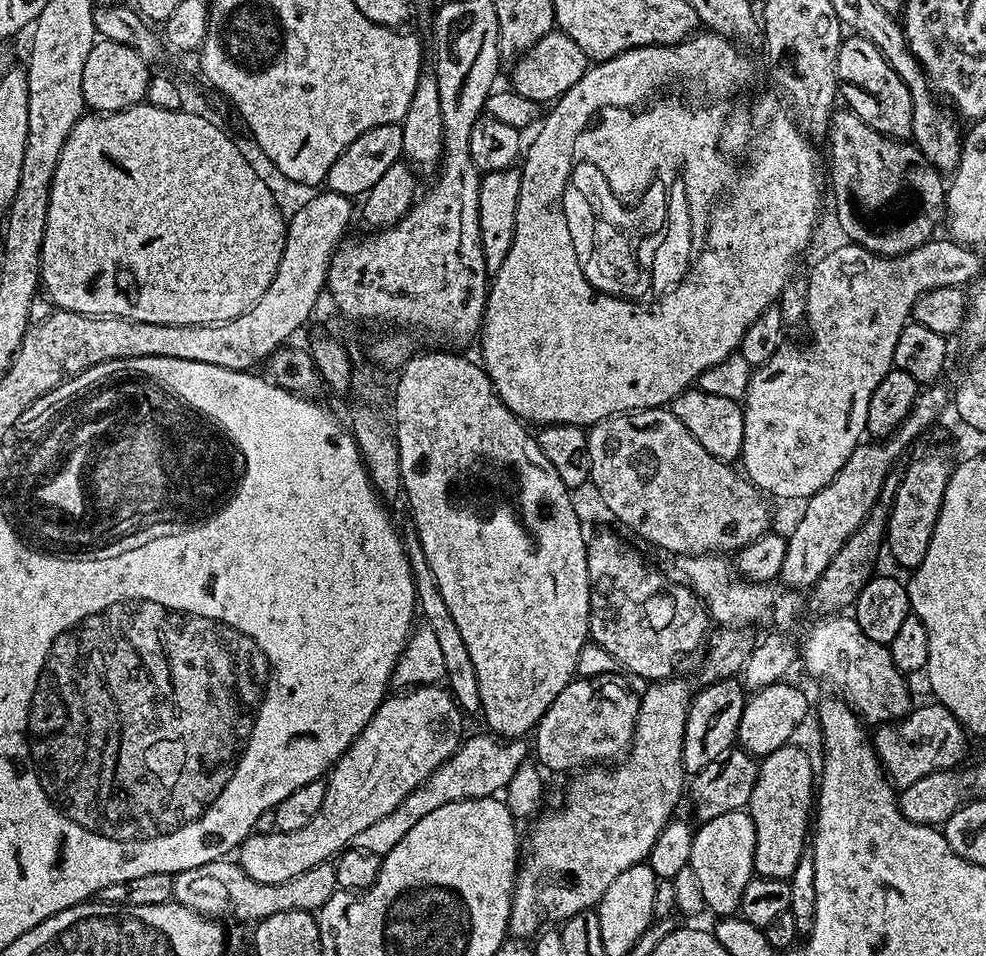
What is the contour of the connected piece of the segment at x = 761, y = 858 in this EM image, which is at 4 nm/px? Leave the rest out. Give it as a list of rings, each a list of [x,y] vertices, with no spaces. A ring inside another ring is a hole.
[[[789,742],[783,744],[778,750],[774,750],[774,754],[763,757],[759,761],[758,771],[756,773],[756,781],[754,788],[750,794],[750,802],[746,809],[749,816],[751,816],[754,826],[756,827],[756,867],[754,869],[755,875],[765,876],[766,878],[778,878],[779,880],[791,880],[794,870],[798,866],[798,862],[806,855],[806,841],[810,836],[810,821],[814,816],[814,772],[812,776],[812,760],[800,748],[795,748],[795,743]]]

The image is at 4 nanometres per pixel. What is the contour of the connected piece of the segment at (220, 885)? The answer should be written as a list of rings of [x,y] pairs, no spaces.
[[[221,858],[211,860],[202,866],[194,866],[190,870],[182,870],[172,876],[172,900],[175,903],[194,910],[200,916],[209,917],[217,922],[229,922],[228,920],[252,920],[259,922],[270,918],[270,914],[282,914],[286,910],[302,910],[313,914],[319,913],[320,907],[338,891],[336,885],[336,865],[332,860],[324,860],[318,866],[310,866],[310,870],[302,870],[298,878],[286,878],[286,882],[254,882],[246,870],[242,870],[239,863],[231,859]]]

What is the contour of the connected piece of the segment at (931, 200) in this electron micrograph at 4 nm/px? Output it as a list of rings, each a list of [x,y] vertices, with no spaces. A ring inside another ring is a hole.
[[[851,110],[833,111],[832,120],[828,123],[828,135],[826,143],[828,143],[828,152],[832,155],[832,196],[836,199],[836,220],[840,223],[840,228],[845,232],[847,239],[853,244],[861,244],[866,250],[878,253],[879,256],[901,256],[903,252],[914,250],[918,246],[922,246],[927,240],[933,239],[936,223],[941,223],[942,209],[946,204],[946,184],[942,179],[941,173],[928,161],[925,156],[916,147],[915,143],[905,142],[900,138],[883,136],[878,130],[874,130],[870,126],[866,126],[866,122],[862,122],[862,118],[858,118]]]

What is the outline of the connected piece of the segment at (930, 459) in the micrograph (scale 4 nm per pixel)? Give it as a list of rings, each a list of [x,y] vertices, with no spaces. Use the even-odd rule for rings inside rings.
[[[928,452],[920,456],[900,476],[900,484],[896,487],[896,495],[888,510],[888,527],[886,529],[886,552],[889,552],[905,570],[916,568],[926,558],[926,550],[930,550],[930,538],[934,534],[934,526],[938,522],[940,507],[944,501],[944,491],[954,467],[940,452]]]

